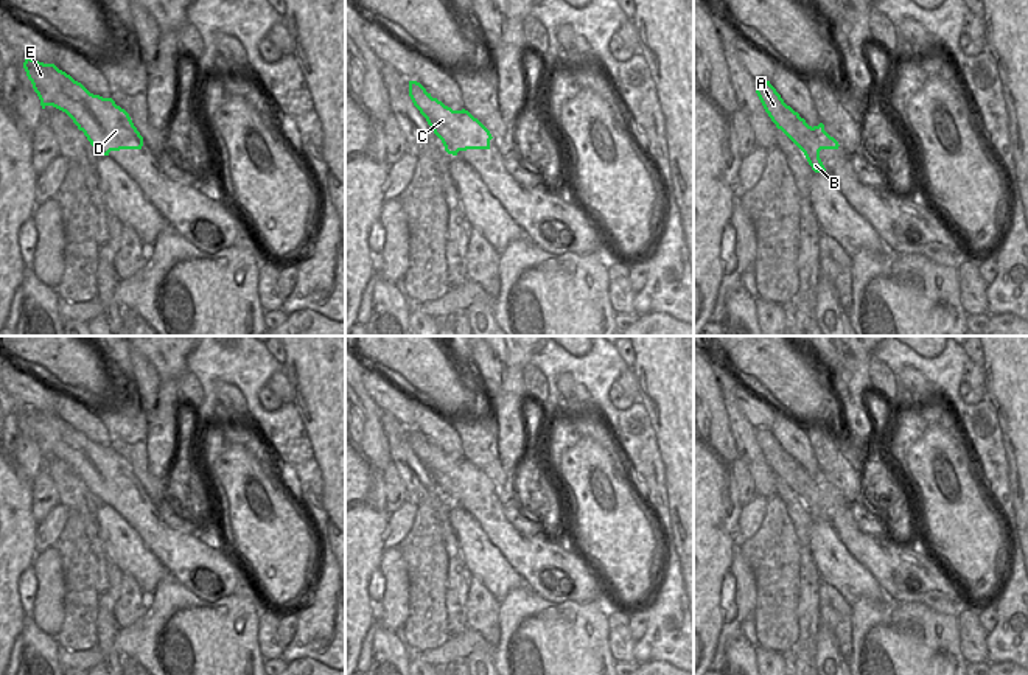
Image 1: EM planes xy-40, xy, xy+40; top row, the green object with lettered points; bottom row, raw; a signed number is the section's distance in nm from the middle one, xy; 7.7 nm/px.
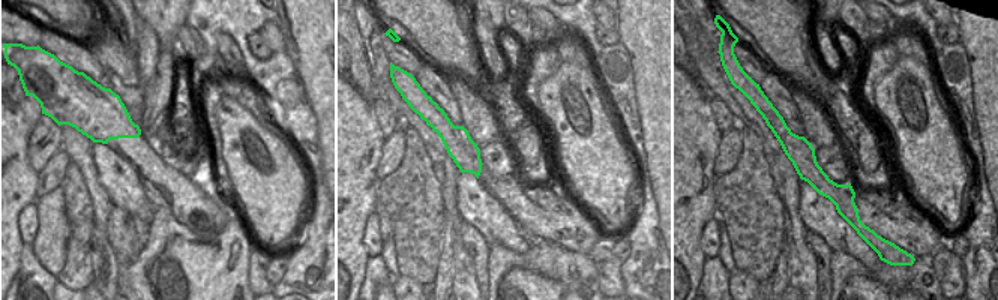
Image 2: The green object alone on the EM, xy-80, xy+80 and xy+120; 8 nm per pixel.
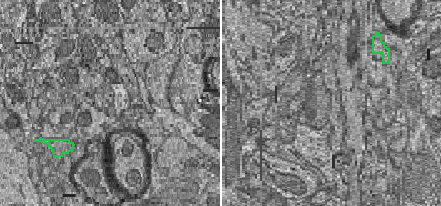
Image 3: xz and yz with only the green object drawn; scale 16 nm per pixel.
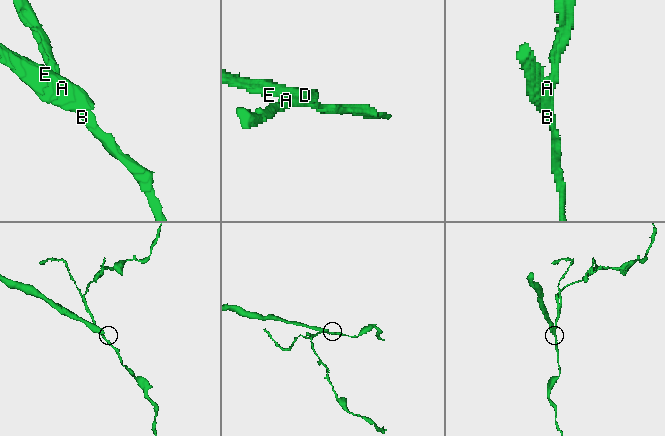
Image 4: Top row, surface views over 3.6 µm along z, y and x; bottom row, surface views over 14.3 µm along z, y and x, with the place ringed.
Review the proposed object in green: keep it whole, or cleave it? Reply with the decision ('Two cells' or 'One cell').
Two cells.

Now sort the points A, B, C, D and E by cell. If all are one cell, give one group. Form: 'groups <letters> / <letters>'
groups A B / C D E

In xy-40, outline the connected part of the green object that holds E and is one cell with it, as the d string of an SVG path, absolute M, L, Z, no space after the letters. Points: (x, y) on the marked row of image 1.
M26 58L23 68L42 109L53 106L65 112L100 154L109 156L110 151L142 149L143 137L129 114L117 106L112 98L90 93L54 64Z

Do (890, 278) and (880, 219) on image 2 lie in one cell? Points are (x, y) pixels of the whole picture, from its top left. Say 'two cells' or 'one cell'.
two cells

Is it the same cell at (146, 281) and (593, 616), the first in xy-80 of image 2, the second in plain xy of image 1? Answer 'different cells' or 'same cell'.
same cell

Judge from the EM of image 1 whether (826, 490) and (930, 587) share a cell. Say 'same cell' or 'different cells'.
same cell

